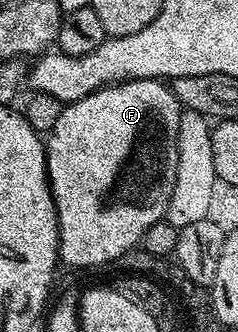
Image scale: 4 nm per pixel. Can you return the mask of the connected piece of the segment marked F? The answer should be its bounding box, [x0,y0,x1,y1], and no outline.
[44,78,182,270]

